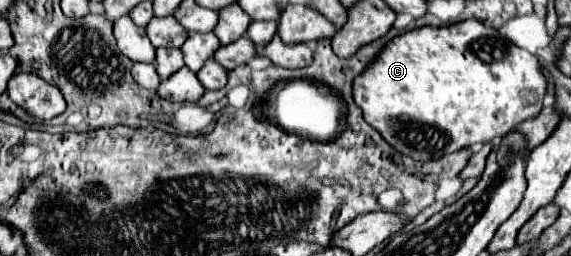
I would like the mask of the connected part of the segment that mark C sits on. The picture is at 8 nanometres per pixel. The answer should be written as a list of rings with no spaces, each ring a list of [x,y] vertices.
[[[465,20],[465,22],[459,22],[459,24],[451,24],[451,26],[441,26],[441,28],[431,28],[431,26],[423,26],[423,28],[417,28],[417,30],[411,30],[411,32],[405,32],[397,38],[393,38],[389,42],[389,46],[375,58],[375,62],[361,74],[355,78],[353,82],[353,98],[355,98],[355,104],[363,110],[363,118],[365,122],[369,122],[375,130],[381,132],[381,136],[399,152],[399,154],[405,154],[405,156],[411,156],[415,160],[435,160],[435,158],[441,158],[449,152],[455,152],[455,150],[461,150],[461,148],[467,148],[471,144],[477,144],[477,142],[491,142],[493,138],[497,136],[505,136],[509,134],[513,128],[517,128],[521,122],[529,120],[529,118],[535,118],[539,112],[541,112],[541,104],[543,104],[543,98],[545,98],[545,92],[547,92],[547,78],[545,74],[541,72],[541,64],[539,64],[539,58],[533,56],[531,52],[515,46],[513,42],[509,42],[507,38],[503,38],[499,34],[499,30],[495,28],[487,28],[481,20]]]

